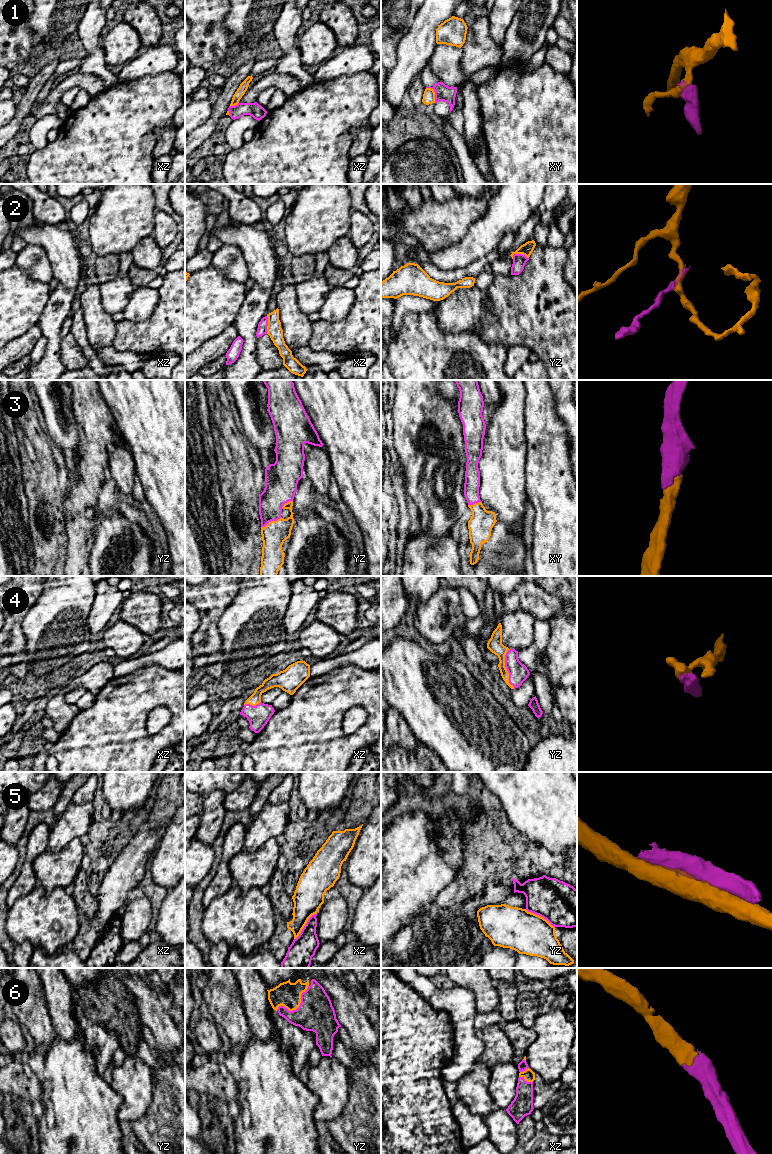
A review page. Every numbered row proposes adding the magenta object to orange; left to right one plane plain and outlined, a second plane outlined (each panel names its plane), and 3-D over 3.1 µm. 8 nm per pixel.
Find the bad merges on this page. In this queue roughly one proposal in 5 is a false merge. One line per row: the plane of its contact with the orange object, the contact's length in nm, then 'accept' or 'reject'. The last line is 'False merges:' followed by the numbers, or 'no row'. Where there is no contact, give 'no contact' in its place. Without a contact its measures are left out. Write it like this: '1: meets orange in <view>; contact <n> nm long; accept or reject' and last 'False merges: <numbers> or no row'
1: meets orange in xy; contact 150 nm long; reject
2: meets orange in yz; contact 140 nm long; reject
3: meets orange in yz; contact 190 nm long; accept
4: meets orange in yz; contact 320 nm long; accept
5: meets orange in xz; contact 280 nm long; accept
6: meets orange in yz; contact 340 nm long; accept
False merges: 1, 2

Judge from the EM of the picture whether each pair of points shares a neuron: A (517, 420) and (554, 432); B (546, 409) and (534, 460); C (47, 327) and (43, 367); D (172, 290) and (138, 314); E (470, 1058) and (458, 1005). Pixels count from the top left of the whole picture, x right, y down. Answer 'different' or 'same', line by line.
A: different
B: same
C: same
D: different
E: same

